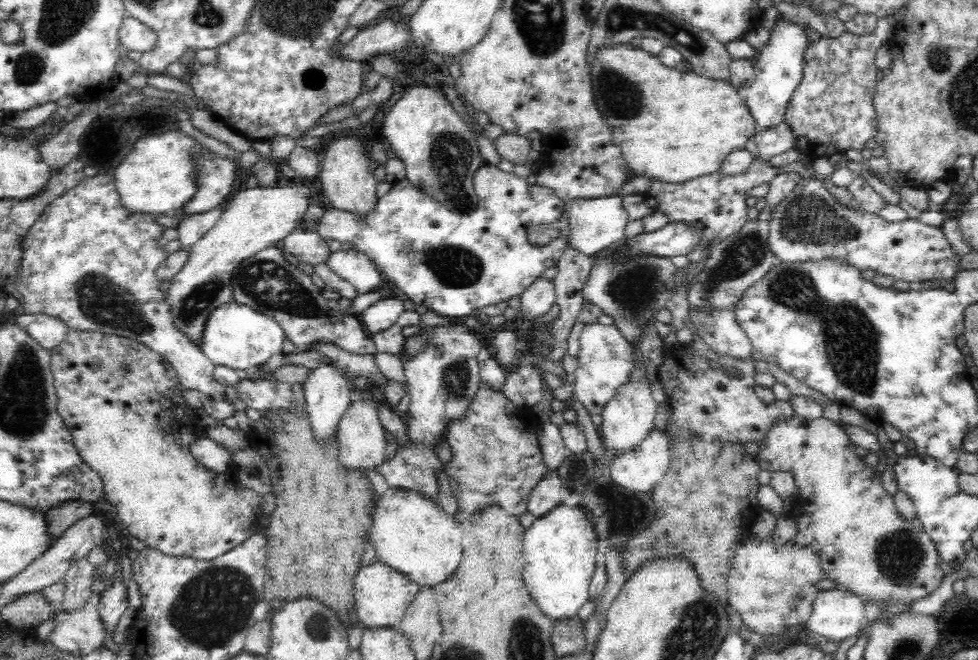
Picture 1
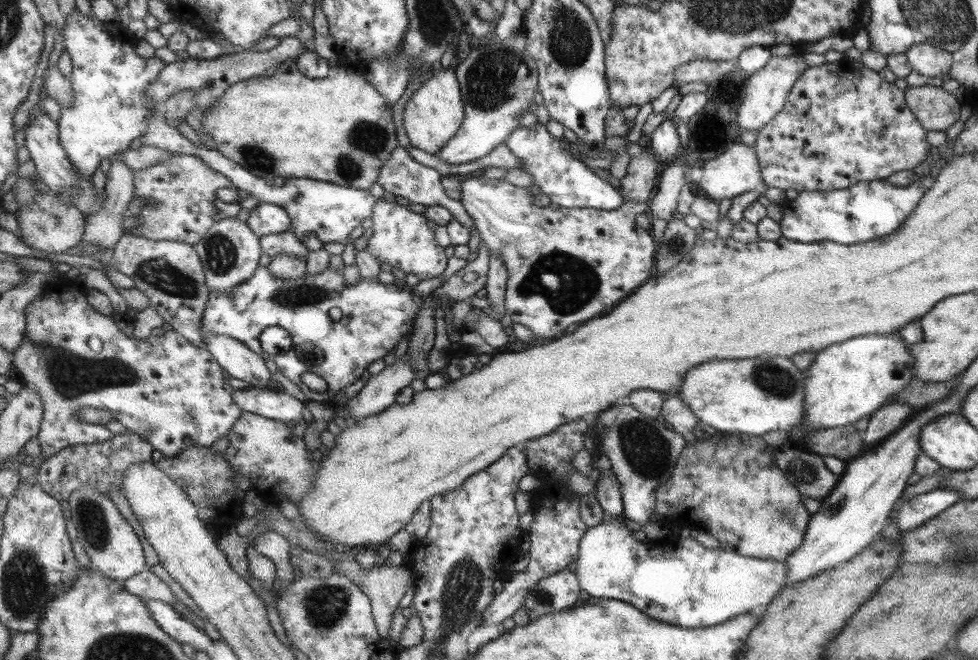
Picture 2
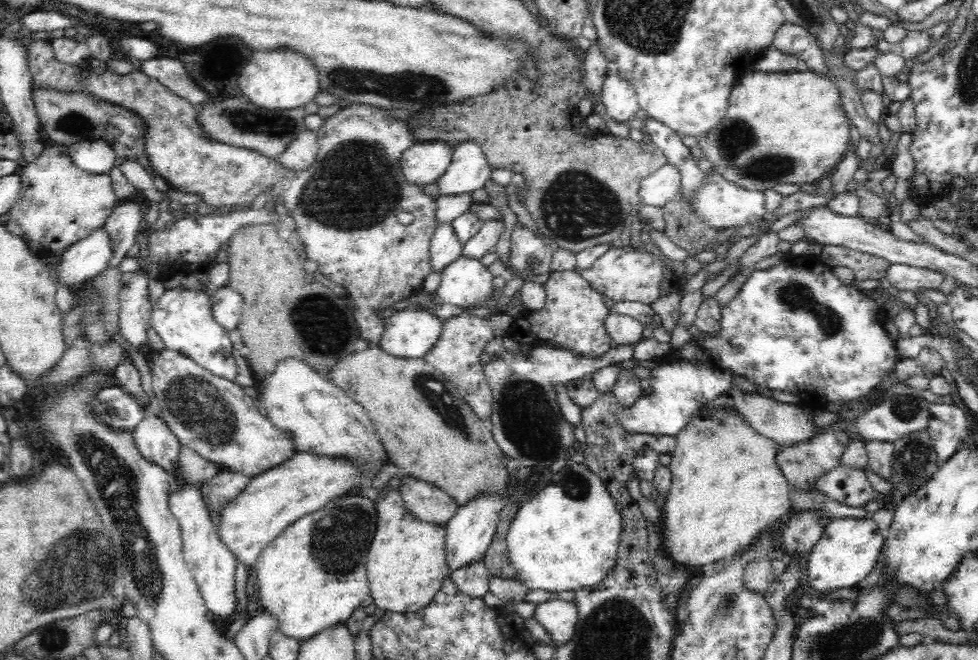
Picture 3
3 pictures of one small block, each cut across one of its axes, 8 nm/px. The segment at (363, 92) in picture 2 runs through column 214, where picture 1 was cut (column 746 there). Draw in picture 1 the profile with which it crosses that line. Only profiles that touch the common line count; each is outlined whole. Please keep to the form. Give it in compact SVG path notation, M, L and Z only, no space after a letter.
M630 43L616 45L604 45L598 50L594 61L590 63L591 67L591 84L595 104L598 105L598 111L602 113L603 119L607 121L613 132L613 142L616 143L622 151L623 158L627 165L633 170L635 175L650 179L652 182L661 181L670 184L681 184L688 180L694 180L695 177L706 176L707 173L720 171L724 159L734 149L746 148L746 143L758 132L754 117L751 116L747 108L746 100L741 92L734 89L732 84L723 79L711 80L703 75L696 75L693 72L681 73L674 68L667 68L662 62L648 52L639 48L634 48Z

